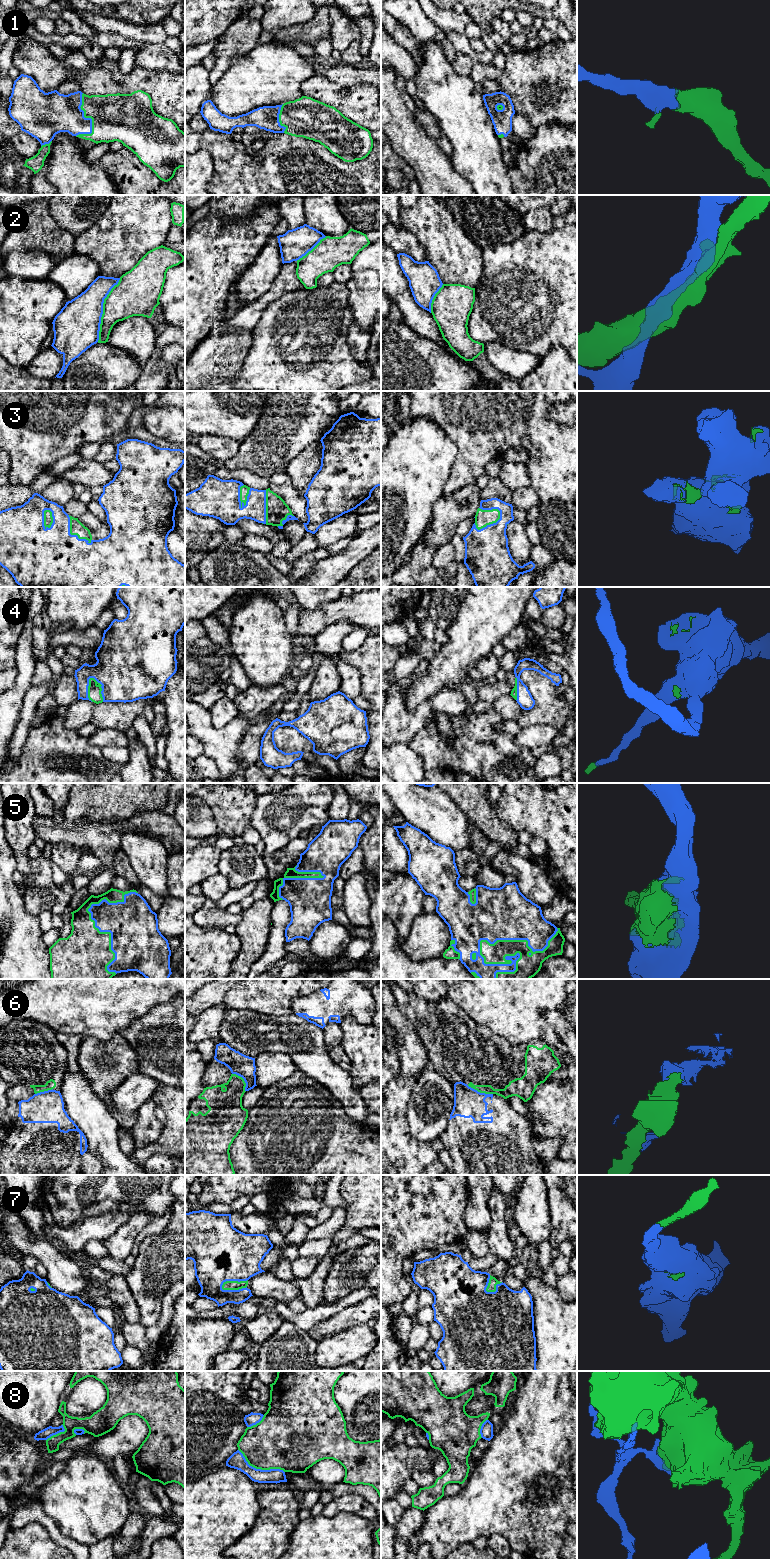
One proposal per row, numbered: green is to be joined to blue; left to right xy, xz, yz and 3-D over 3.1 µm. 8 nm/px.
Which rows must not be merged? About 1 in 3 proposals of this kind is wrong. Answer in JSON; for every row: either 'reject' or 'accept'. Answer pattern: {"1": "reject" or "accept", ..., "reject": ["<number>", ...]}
{"1": "accept", "2": "reject", "3": "accept", "4": "accept", "5": "accept", "6": "reject", "7": "accept", "8": "accept", "reject": ["2", "6"]}

